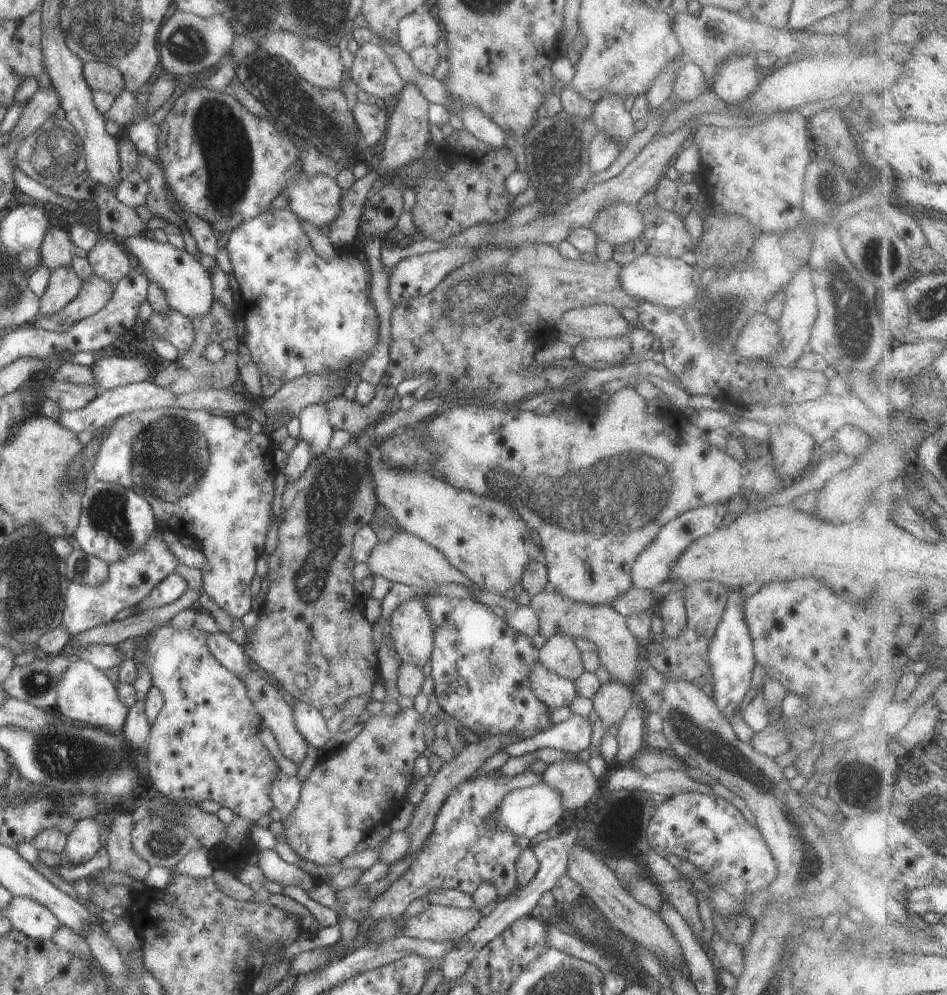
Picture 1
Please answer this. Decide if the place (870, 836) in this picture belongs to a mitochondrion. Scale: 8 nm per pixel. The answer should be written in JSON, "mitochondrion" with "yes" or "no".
{"mitochondrion":"no"}

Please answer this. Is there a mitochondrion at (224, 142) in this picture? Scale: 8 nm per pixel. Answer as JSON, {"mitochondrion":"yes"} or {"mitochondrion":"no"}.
{"mitochondrion":"yes"}

